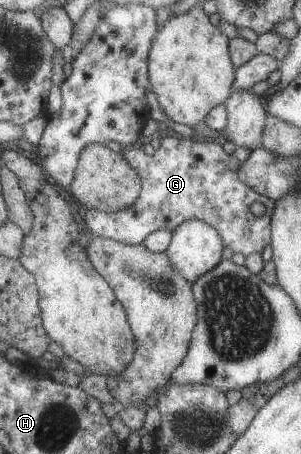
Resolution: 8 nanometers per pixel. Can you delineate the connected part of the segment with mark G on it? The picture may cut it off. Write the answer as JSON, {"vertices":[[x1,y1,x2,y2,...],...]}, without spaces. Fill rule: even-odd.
{"vertices":[[172,136,160,139,159,149,153,155,136,146,123,151,132,168,143,178,143,192,127,209,113,213,89,209,84,220,92,236,138,244,144,243,146,238,159,230,175,231,187,220,200,219,220,231,227,248,245,257,262,253,273,241,272,221,276,201,260,194,239,177,241,162,220,144,198,142,190,136],[254,202,264,205,260,216,250,210]]}

